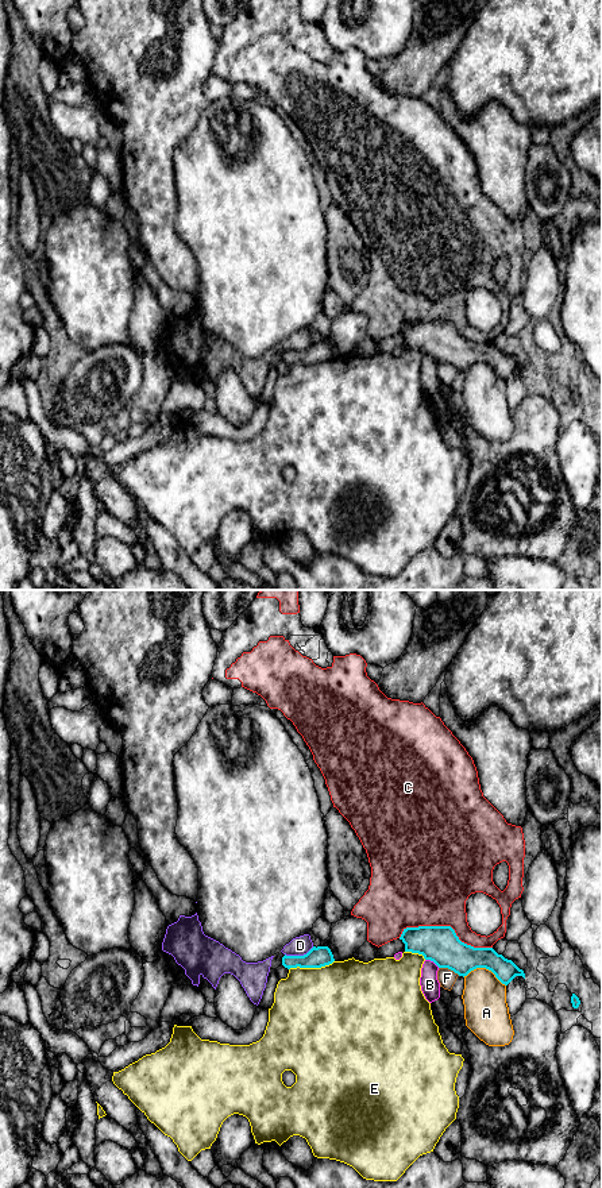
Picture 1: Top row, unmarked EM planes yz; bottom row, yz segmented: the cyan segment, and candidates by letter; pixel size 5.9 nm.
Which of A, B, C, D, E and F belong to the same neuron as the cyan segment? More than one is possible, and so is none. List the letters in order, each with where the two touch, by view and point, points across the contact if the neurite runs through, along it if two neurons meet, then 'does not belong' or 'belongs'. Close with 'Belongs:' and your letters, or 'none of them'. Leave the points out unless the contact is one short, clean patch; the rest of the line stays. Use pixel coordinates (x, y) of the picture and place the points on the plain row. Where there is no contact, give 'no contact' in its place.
A: meets cyan in yz at (485, 362); does not belong
B: meets cyan in yz at (432, 355); does not belong
C: meets cyan in yz at (446, 321); does not belong
D: meets cyan in yz at (298, 351); border along yz (313, 342), (303, 350), (285, 350); does not belong
E: meets cyan in yz at (311, 362); does not belong
F: meets cyan in yz at (450, 363); does not belong
Belongs: none of them

